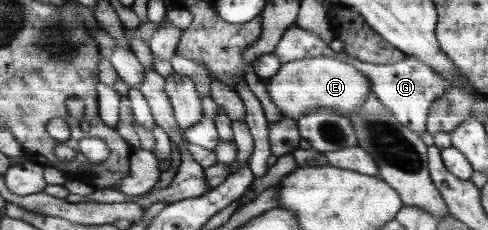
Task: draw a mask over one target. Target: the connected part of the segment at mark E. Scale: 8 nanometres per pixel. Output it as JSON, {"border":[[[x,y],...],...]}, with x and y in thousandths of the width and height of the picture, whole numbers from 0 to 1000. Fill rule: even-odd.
{"border":[[[672,243],[625,248],[580,274],[549,348],[549,409],[582,513],[611,522],[633,483],[672,470],[701,500],[738,474],[762,400],[758,348],[709,270]]]}

